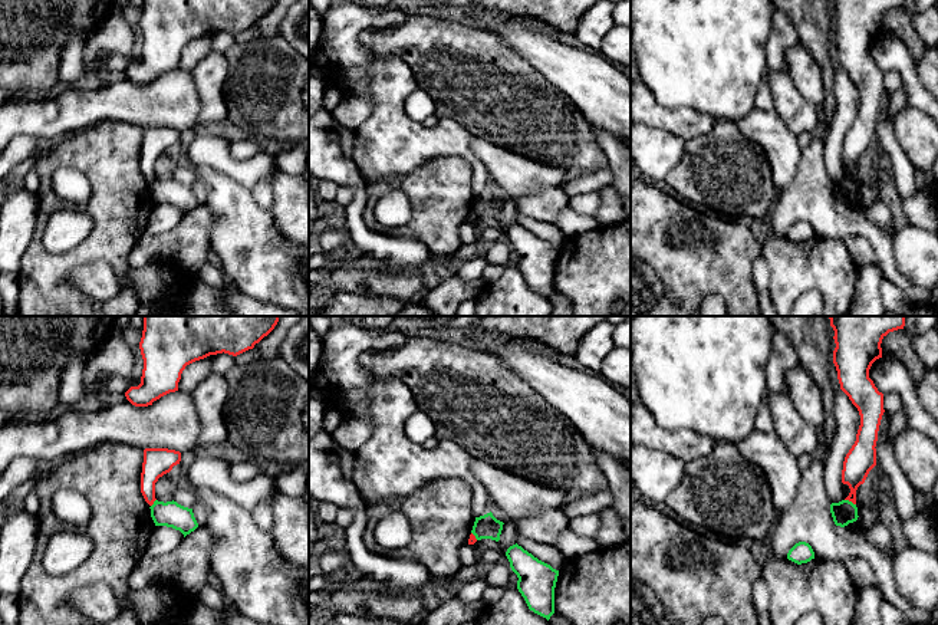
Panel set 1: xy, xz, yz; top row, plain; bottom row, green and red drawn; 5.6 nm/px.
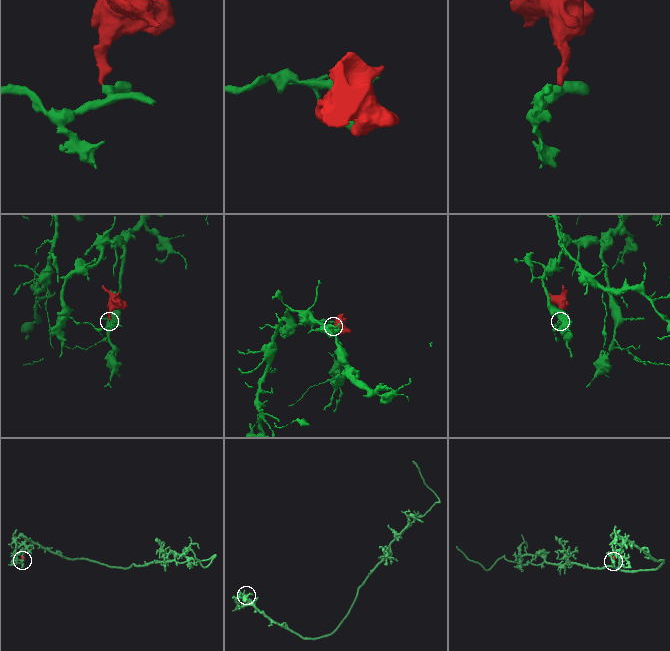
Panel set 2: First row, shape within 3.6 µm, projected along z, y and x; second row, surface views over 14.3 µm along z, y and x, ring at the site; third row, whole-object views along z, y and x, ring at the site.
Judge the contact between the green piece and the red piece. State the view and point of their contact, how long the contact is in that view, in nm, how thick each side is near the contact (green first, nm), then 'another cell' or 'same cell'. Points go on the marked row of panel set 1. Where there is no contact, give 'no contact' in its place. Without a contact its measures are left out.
contact yz (851, 502); length 70 nm; calibres 140 and 160 nm; another cell

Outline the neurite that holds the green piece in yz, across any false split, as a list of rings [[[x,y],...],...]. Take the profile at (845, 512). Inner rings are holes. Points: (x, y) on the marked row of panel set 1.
[[[849,500],[830,504],[830,513],[836,526],[845,527],[858,520],[858,507]]]

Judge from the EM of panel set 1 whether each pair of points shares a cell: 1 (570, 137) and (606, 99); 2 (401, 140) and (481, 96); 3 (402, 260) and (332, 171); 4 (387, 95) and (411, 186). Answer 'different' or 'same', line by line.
1: different
2: different
3: same
4: different

